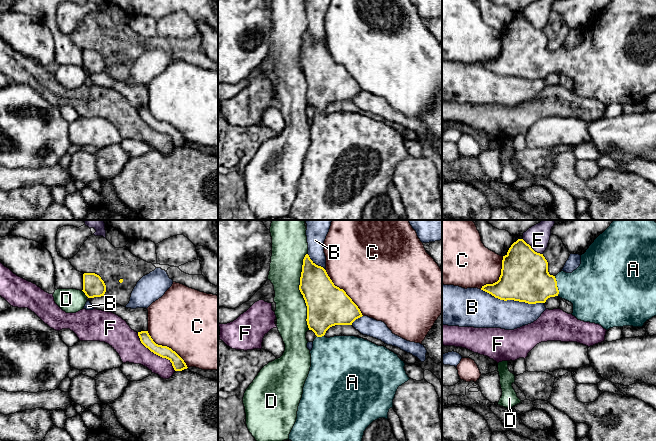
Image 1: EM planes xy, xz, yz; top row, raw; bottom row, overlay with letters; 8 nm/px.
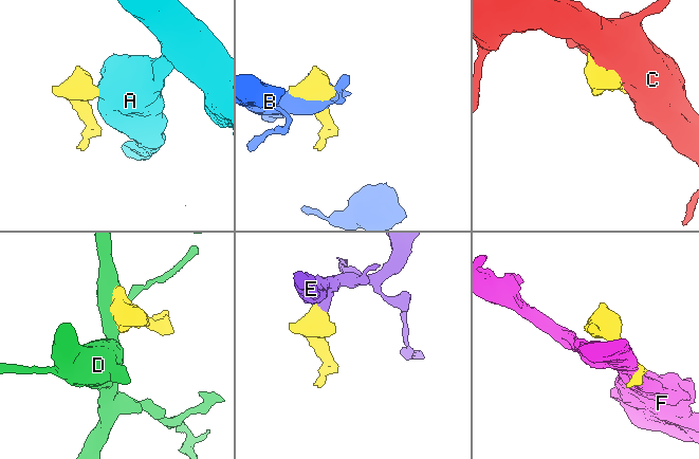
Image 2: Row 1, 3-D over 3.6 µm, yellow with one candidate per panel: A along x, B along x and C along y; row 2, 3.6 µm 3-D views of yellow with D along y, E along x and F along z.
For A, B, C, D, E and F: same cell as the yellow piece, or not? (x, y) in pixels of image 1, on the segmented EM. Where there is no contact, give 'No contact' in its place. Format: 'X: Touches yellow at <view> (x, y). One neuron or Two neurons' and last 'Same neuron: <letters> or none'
A: Touches yellow at yz (556, 286). One neuron
B: Touches yellow at yz (512, 299). Two neurons
C: Touches yellow at xz (344, 291). Two neurons
D: Touches yellow at xz (300, 291). Two neurons
E: Touches yellow at yz (531, 248). Two neurons
F: Touches yellow at xy (155, 353). Two neurons
Same neuron: A

